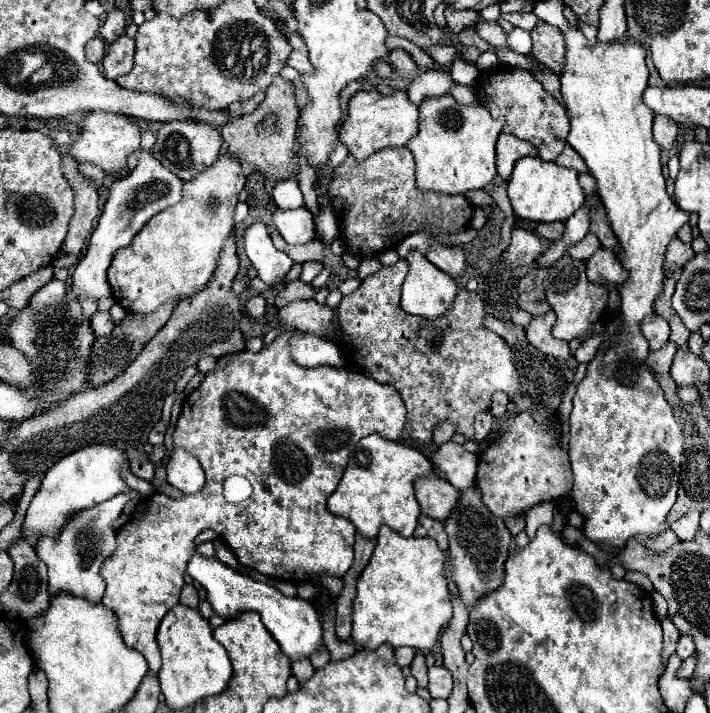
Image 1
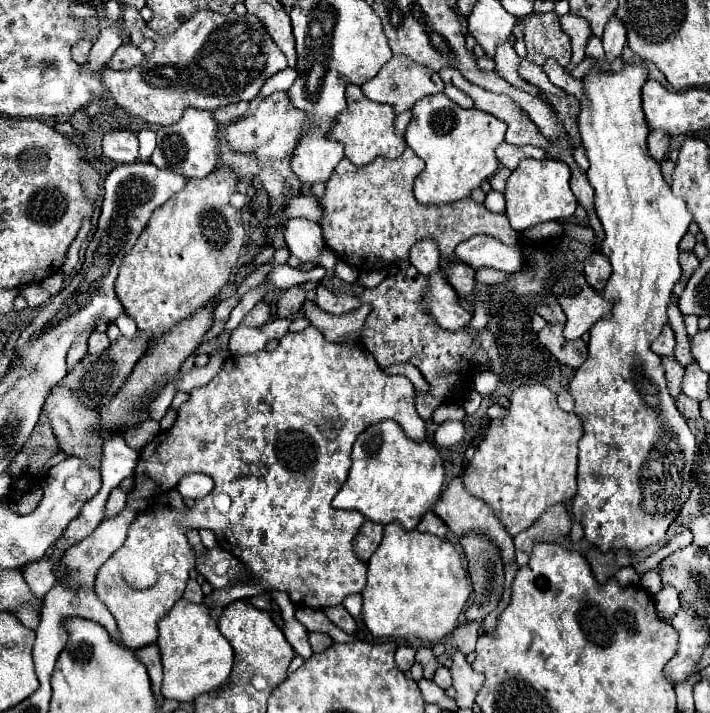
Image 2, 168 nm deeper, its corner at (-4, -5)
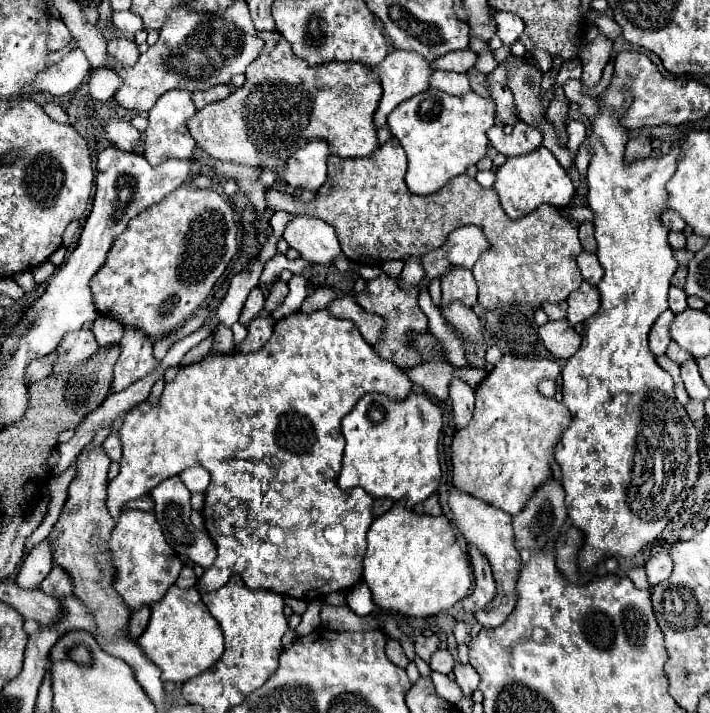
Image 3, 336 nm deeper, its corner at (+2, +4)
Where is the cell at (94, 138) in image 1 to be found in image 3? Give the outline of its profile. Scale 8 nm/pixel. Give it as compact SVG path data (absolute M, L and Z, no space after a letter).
M122 119L110 121L104 127L104 131L106 131L106 139L122 151L134 151L140 143L140 131L134 129L130 121L122 121Z

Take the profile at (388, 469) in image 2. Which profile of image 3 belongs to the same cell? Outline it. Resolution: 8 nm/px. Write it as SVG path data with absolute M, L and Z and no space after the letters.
M384 393L364 395L342 419L346 439L340 489L362 487L372 497L406 499L408 509L430 497L440 485L438 439L442 409L426 393L410 393L406 399L392 399Z

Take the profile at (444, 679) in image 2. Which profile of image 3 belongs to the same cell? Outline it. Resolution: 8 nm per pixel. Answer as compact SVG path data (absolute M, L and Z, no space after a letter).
M438 649L438 651L432 655L432 659L430 659L430 667L432 667L434 671L438 671L438 673L448 675L448 673L454 669L454 657L452 657L450 651L446 651L446 649Z

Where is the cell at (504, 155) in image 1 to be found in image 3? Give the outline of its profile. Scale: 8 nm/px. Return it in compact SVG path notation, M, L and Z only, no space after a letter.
M518 121L510 135L506 135L500 125L494 125L488 131L488 139L498 153L512 157L512 155L524 155L538 149L542 145L542 131L538 127Z

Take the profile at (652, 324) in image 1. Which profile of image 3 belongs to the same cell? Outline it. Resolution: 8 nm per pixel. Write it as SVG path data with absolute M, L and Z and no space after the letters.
M666 309L658 319L656 323L652 325L650 329L650 349L654 351L654 355L664 355L666 353L666 347L670 343L670 323L674 319L674 313L670 309Z

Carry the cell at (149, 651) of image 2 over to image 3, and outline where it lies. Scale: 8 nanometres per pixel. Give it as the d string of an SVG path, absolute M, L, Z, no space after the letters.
M140 607L140 611L132 613L132 619L130 619L130 637L132 639L138 639L142 635L144 627L148 625L148 619L150 619L150 607Z

